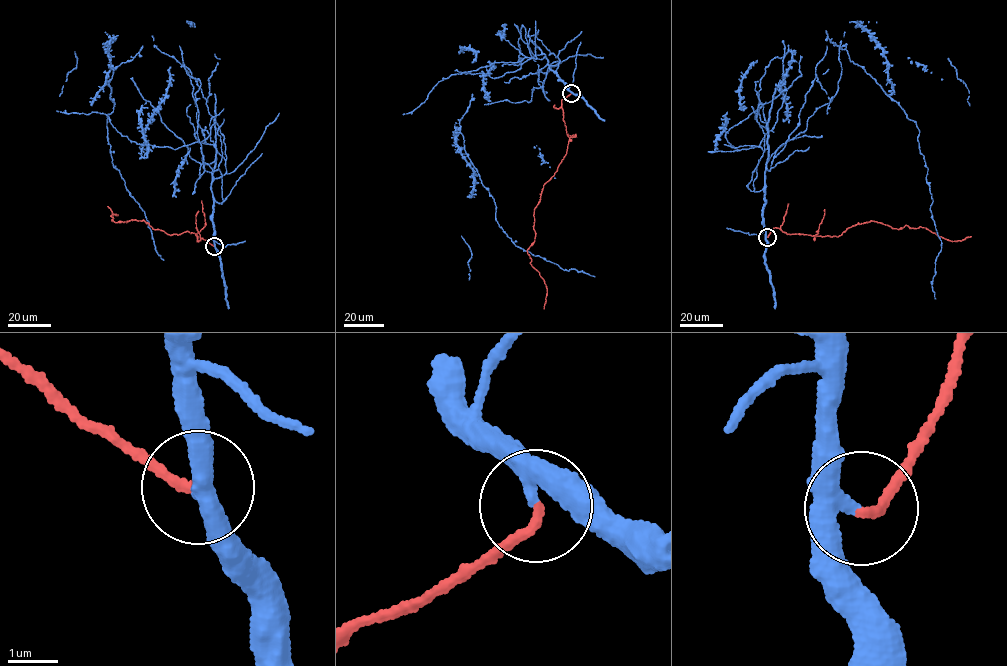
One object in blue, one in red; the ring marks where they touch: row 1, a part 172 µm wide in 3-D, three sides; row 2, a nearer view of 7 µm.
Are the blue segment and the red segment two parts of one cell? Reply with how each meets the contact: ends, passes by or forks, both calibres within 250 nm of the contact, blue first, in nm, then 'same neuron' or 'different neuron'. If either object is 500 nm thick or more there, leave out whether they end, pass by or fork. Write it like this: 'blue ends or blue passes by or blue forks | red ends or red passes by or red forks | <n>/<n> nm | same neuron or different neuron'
blue passes by | red ends | 320/190 nm | same neuron

